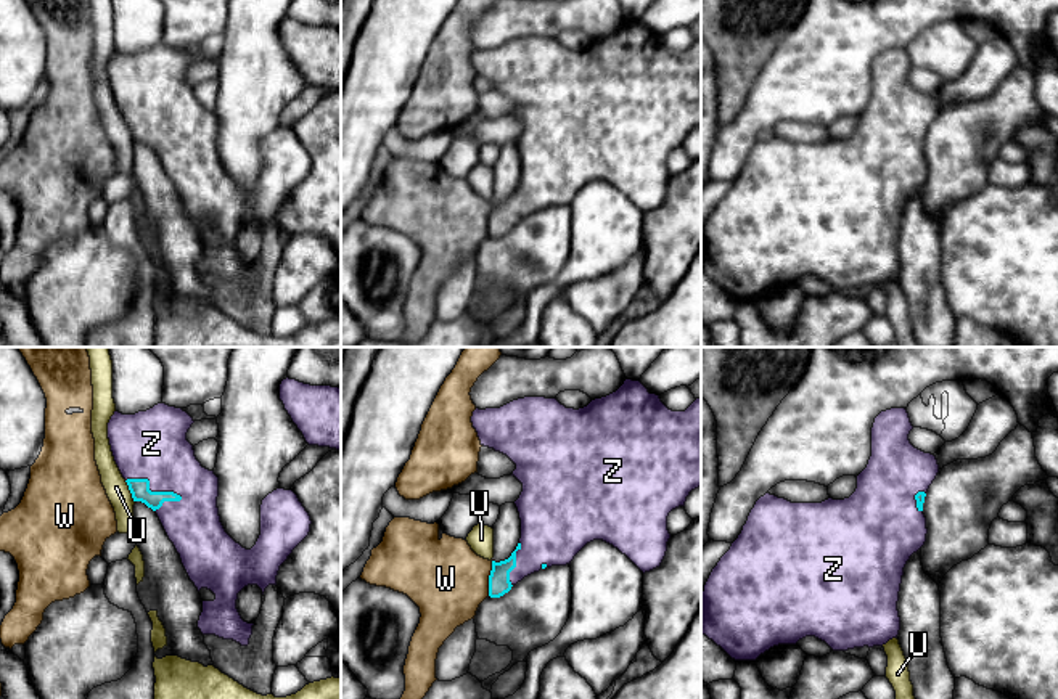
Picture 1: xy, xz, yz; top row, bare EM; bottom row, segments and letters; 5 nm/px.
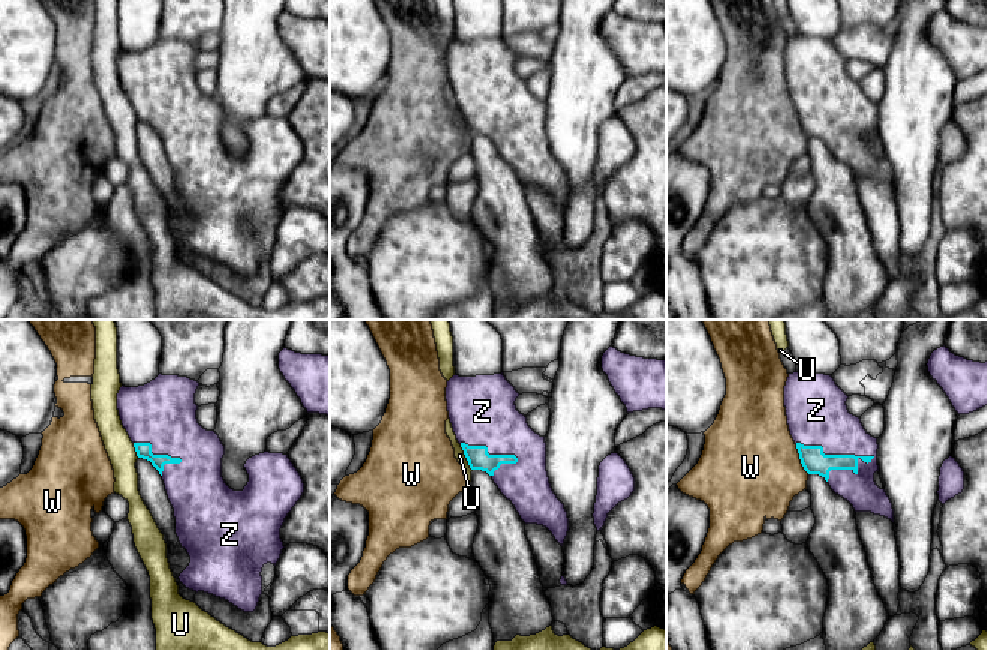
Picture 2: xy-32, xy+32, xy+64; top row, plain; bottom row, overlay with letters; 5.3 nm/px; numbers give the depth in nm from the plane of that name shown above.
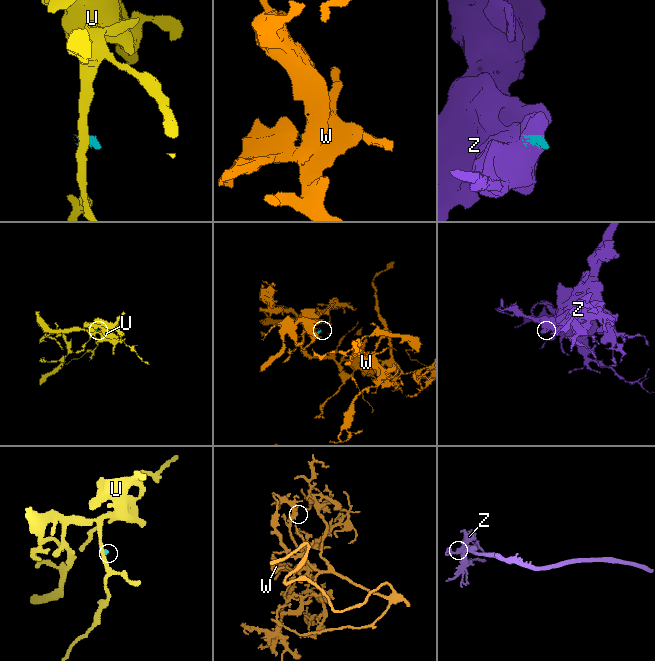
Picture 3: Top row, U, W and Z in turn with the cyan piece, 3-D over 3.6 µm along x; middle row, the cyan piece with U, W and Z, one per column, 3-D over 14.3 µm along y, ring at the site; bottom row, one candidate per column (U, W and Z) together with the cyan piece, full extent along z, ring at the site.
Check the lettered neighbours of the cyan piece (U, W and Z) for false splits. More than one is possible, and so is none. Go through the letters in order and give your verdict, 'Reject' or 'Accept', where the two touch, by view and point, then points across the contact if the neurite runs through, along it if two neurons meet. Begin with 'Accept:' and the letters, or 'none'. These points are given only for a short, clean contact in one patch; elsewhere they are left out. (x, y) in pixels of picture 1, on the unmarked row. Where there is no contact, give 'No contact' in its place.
Accept: Z
U: Reject. Touches cyan at xy (131, 132). Boundary: xy (124, 121), (134, 142)
W: Reject. Touches cyan at xz (489, 219). Boundary: xz (492, 201), (487, 235)
Z: Accept. Touches cyan at xy (150, 130)

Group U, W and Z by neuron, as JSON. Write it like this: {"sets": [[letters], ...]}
{"sets": [["U"], ["W"], ["Z"]]}

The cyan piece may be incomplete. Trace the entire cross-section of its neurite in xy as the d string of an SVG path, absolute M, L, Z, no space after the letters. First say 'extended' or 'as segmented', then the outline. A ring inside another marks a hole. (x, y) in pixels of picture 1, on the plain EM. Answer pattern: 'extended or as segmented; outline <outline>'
extended; outline M166 43L135 55L114 51L108 63L108 79L133 141L145 143L158 154L198 231L207 228L215 235L214 241L203 241L198 260L201 273L248 286L254 264L241 259L236 249L238 233L248 225L257 225L264 235L269 225L277 225L280 206L309 175L312 161L293 130L277 129L262 140L260 175L256 185L246 190L236 183L220 162L219 117L201 106L187 80L193 63L187 51Z

